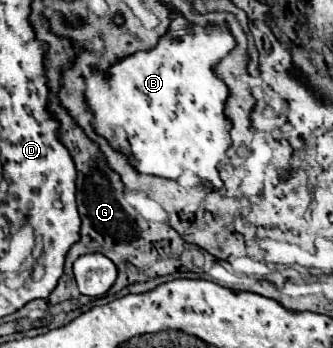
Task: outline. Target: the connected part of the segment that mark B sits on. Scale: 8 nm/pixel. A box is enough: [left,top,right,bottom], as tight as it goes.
[87,16,235,188]

